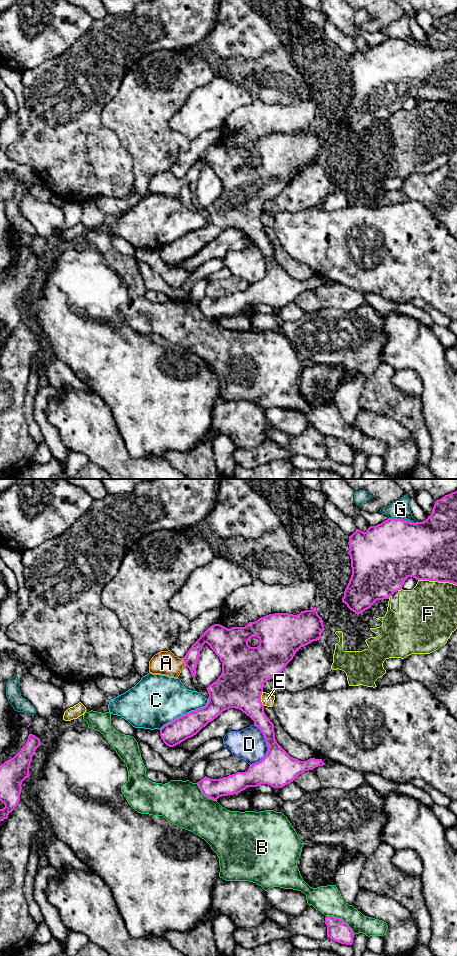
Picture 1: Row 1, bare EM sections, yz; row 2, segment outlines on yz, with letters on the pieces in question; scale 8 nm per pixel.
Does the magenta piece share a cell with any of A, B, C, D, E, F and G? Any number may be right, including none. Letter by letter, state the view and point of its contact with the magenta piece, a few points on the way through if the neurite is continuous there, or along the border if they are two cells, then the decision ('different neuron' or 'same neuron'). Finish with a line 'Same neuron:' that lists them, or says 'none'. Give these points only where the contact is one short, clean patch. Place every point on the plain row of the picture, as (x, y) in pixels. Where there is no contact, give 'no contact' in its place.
A: yz (184, 181) | across yz (191, 179), (184, 181), (166, 183) | same neuron
B: yz (341, 439) | different neuron
C: yz (185, 234) | different neuron
D: yz (267, 266) | different neuron
E: yz (260, 218) | different neuron
F: yz (437, 100) | different neuron
G: yz (402, 39) | different neuron
Same neuron: A

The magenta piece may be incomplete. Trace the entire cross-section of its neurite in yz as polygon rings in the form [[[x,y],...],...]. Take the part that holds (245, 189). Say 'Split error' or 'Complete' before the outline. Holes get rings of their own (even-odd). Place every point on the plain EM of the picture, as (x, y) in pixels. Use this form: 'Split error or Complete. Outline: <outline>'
Split error. Outline: [[[316,127],[312,130],[301,131],[297,135],[275,133],[261,137],[257,141],[249,142],[245,147],[228,149],[220,144],[214,144],[207,148],[183,178],[178,178],[170,170],[160,171],[151,178],[149,181],[150,193],[174,198],[179,197],[184,186],[189,188],[192,197],[196,196],[200,171],[205,163],[210,166],[222,182],[221,195],[206,208],[209,214],[207,225],[182,235],[160,249],[161,259],[167,266],[174,267],[193,257],[209,242],[229,228],[239,229],[249,236],[254,241],[254,245],[261,250],[266,260],[268,271],[265,277],[261,281],[250,285],[247,291],[237,292],[219,299],[211,299],[205,296],[197,302],[204,316],[217,320],[219,317],[238,314],[247,307],[257,307],[260,304],[282,308],[293,302],[305,291],[326,285],[322,279],[310,278],[306,281],[300,281],[291,277],[277,263],[274,244],[266,236],[264,225],[261,222],[264,203],[279,195],[301,167],[320,160],[323,150],[323,140],[318,135]],[[252,157],[259,159],[260,162],[257,167],[248,165],[248,161]]]

